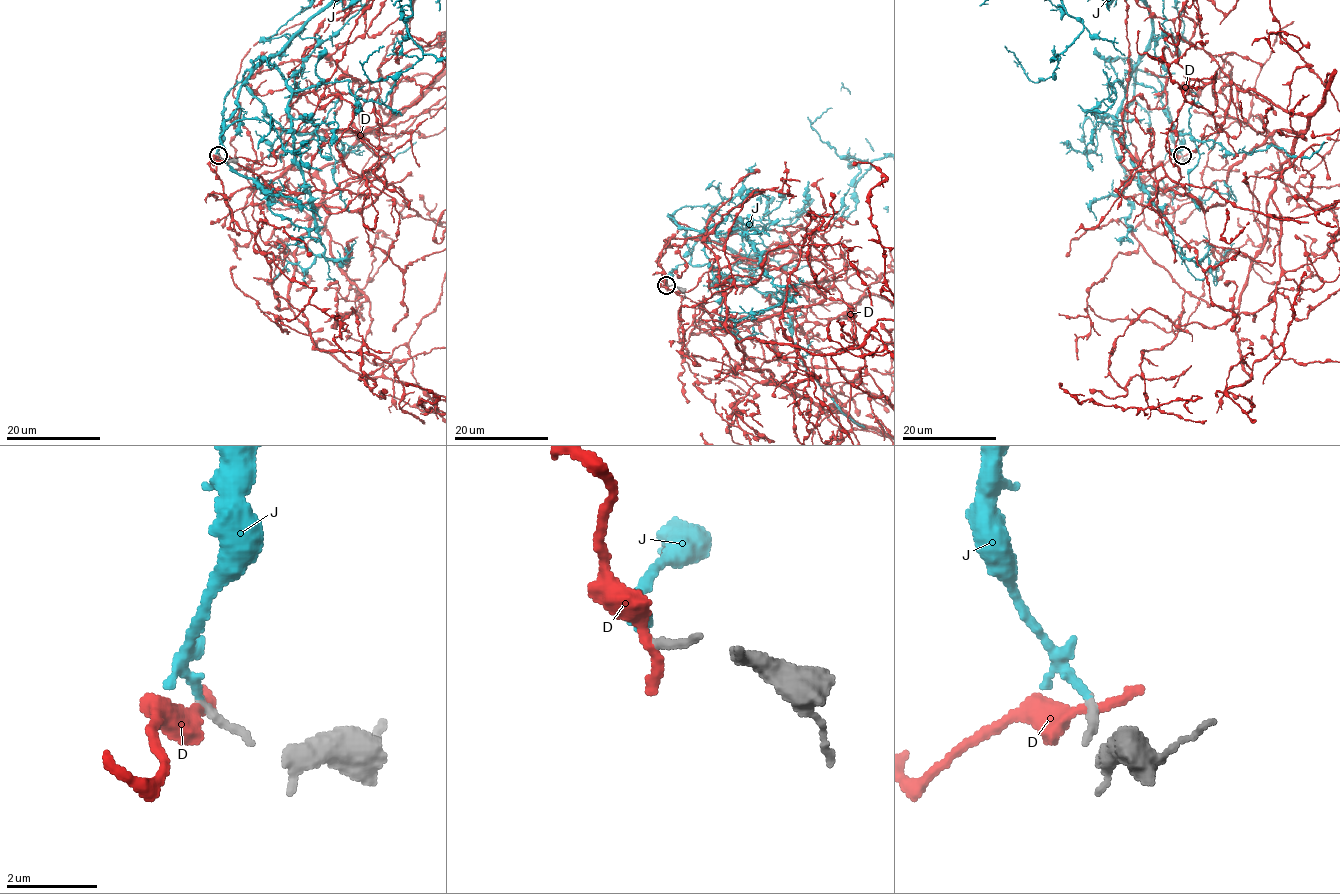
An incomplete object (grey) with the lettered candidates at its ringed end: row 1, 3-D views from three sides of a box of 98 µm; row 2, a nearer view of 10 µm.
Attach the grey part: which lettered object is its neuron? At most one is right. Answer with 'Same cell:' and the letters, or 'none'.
Same cell: J

